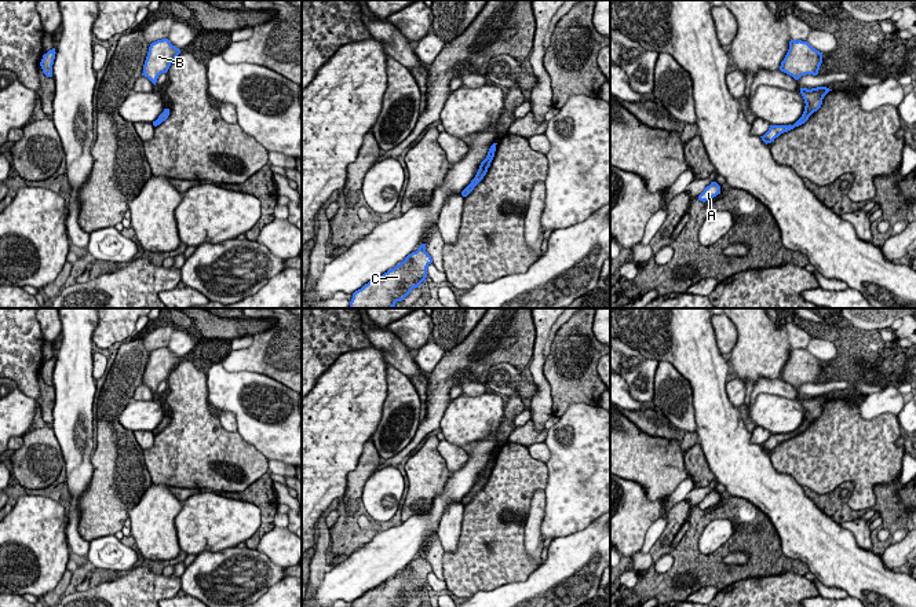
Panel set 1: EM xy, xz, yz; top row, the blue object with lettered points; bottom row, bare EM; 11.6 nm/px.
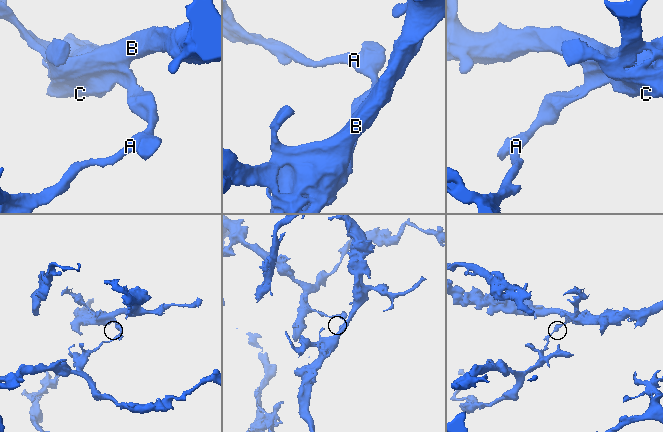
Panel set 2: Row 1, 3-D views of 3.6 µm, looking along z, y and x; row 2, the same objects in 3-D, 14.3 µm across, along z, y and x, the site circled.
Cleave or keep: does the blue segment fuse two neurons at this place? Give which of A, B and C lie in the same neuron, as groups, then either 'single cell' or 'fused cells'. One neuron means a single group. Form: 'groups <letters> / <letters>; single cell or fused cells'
groups A / B C; fused cells

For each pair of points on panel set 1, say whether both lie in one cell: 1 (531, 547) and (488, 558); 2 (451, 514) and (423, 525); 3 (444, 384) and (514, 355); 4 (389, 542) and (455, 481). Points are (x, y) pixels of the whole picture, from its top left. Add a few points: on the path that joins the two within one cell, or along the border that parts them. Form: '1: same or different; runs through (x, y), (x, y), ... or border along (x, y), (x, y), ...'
1: different; border along (526, 516), (525, 552), (537, 566)
2: different; border along (460, 501), (453, 501), (446, 507), (435, 531)
3: same; runs through (460, 366), (496, 355)
4: same; runs through (408, 537), (437, 509), (442, 500)

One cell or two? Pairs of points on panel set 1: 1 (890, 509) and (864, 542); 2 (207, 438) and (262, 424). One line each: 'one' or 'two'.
1: two
2: two

